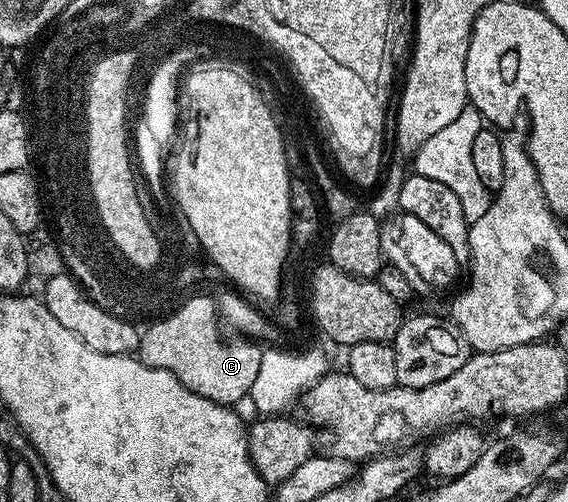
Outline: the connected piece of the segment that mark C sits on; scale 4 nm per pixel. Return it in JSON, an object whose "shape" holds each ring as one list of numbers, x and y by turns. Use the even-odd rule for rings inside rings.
{"shape":[[212,296,192,299,184,304,181,313,172,321,164,324,155,322,155,326,156,329,149,336,141,336,139,360,144,365,171,371,171,375,175,375,183,387,220,405,233,407,236,401,244,402,248,398,251,383,255,383,259,375,262,346,252,339,225,341,221,334,217,302]]}

